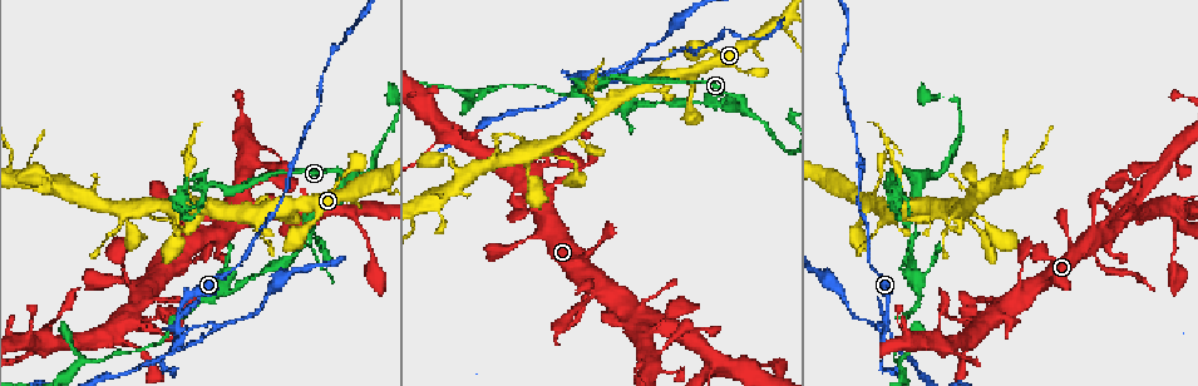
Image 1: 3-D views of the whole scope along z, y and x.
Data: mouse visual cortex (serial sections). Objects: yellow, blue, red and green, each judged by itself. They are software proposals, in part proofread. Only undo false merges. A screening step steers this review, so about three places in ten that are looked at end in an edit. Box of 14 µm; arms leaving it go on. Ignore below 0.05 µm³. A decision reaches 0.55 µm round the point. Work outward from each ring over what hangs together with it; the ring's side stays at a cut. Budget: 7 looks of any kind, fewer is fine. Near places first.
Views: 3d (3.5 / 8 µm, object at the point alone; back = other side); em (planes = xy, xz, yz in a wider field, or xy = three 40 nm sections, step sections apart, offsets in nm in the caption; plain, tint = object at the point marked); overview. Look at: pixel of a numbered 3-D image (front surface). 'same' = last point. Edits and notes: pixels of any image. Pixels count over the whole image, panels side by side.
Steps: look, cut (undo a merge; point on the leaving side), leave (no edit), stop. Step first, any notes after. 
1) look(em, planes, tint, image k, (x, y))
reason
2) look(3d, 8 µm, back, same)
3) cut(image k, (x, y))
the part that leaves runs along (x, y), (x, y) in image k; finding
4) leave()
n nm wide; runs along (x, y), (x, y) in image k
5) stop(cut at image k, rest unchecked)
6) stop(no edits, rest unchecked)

look(em, xy, step 2, tint, image 1, (887, 327))
arms part here

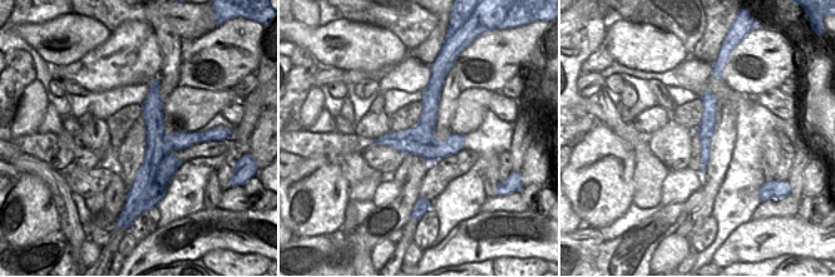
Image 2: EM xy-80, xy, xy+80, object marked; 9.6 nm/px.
look(3d, 3.5 µm, same)
see where the arms go

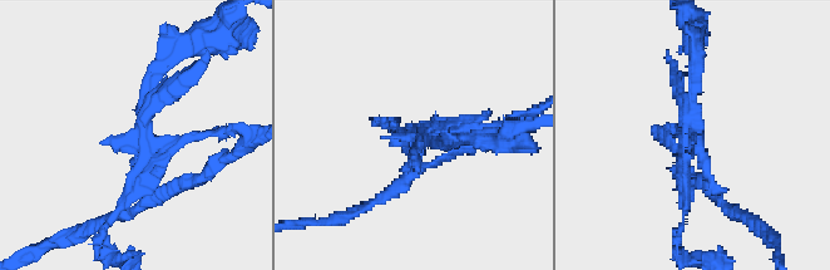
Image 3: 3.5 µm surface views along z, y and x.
cut(image 3, (697, 182))
border along (433, 132), (433, 158), (429, 162) in image 2; a second cell is stuck on

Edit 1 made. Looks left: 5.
look(overview)

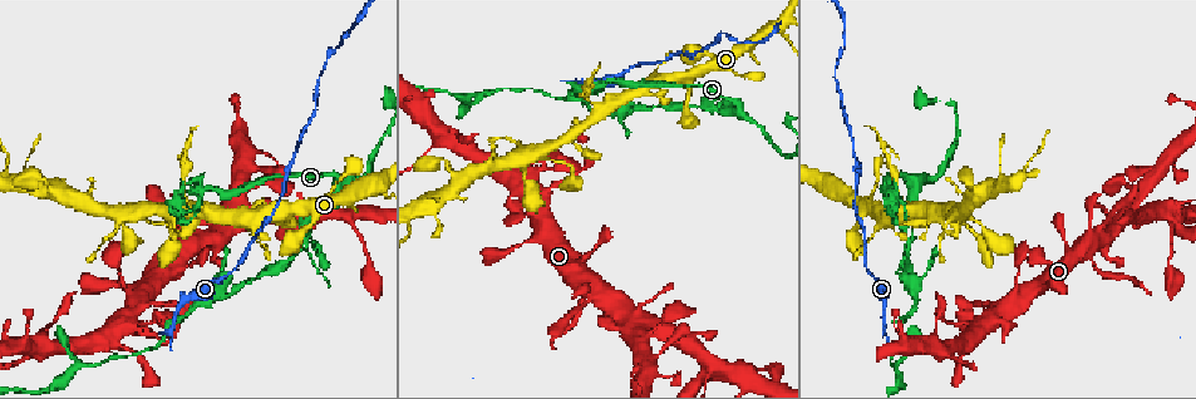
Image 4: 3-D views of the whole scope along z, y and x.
look(3d, 8 µm, image 4, (609, 81))
three arms meet

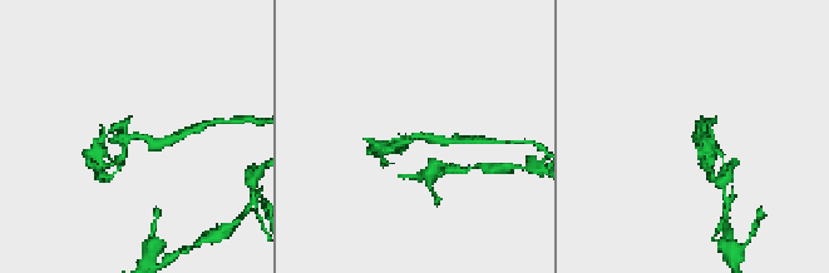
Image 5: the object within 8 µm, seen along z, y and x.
look(3d, 3.5 µm, back, image 5, (412, 135))

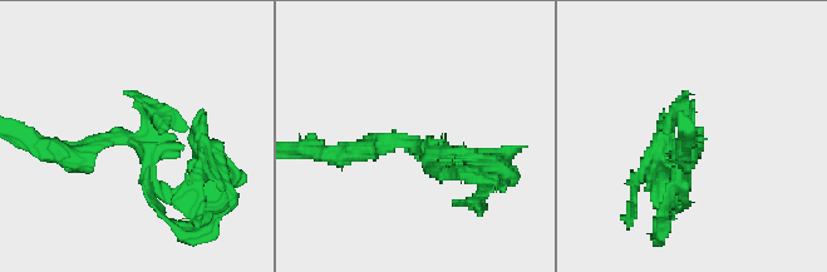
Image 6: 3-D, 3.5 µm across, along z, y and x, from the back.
look(em, xy, step 1, tint, image 6, (138, 138))

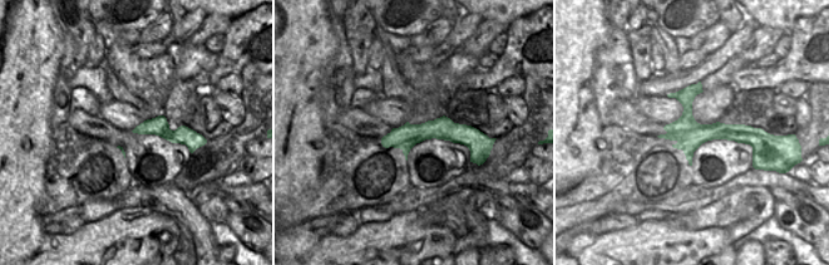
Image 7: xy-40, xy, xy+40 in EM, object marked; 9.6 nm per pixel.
leave()
runs along (468, 140), (423, 131), (384, 141) in image 7; all the same cell

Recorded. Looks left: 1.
stop(cut at image 3, rest unchecked)

